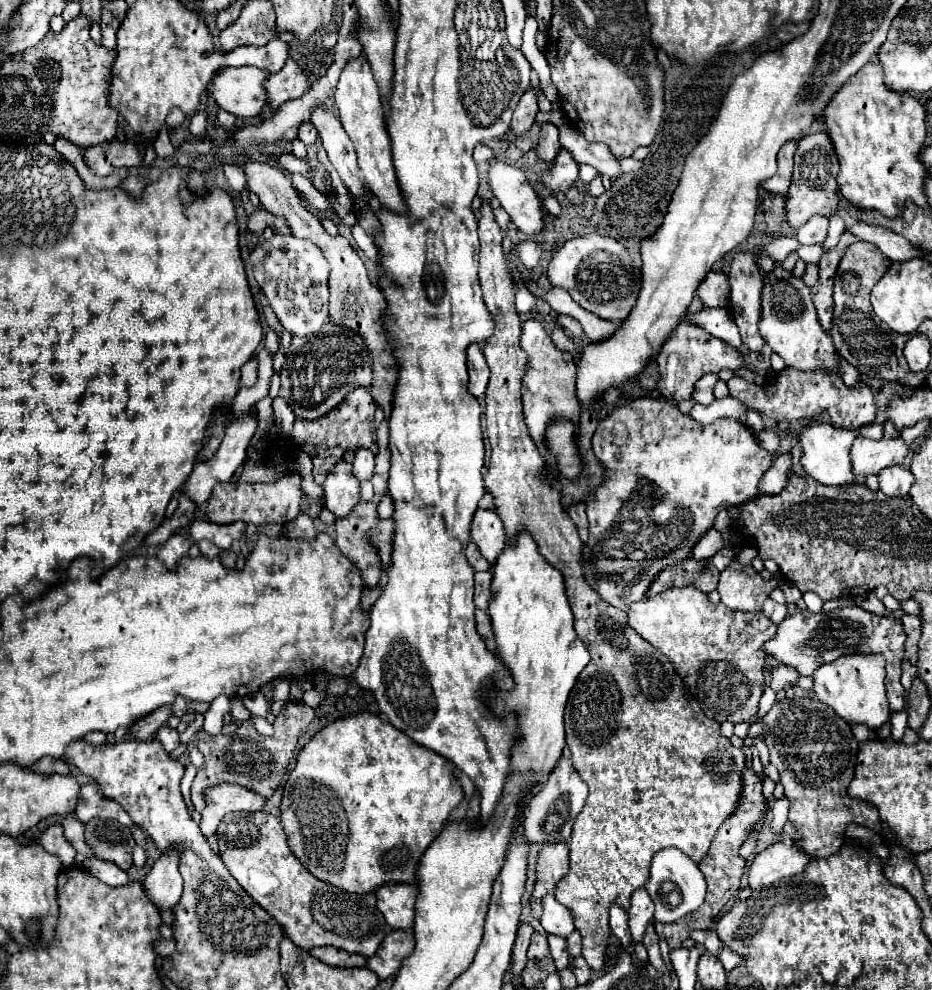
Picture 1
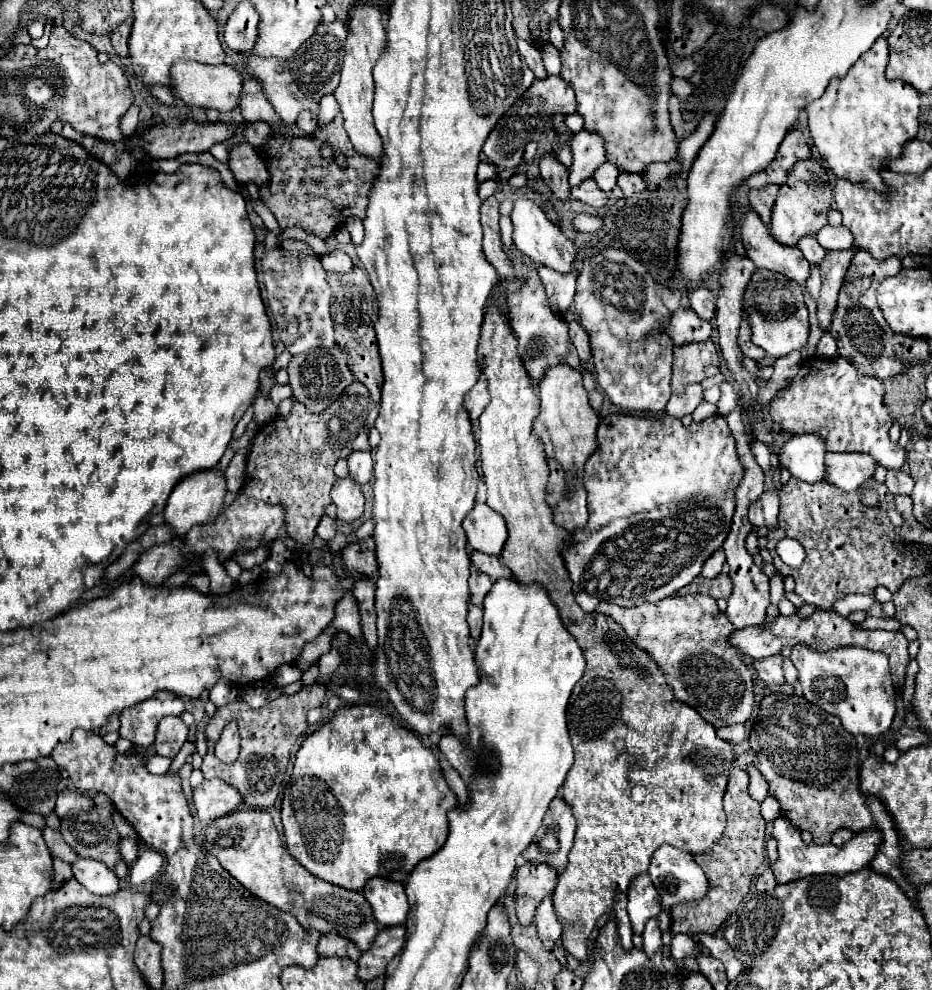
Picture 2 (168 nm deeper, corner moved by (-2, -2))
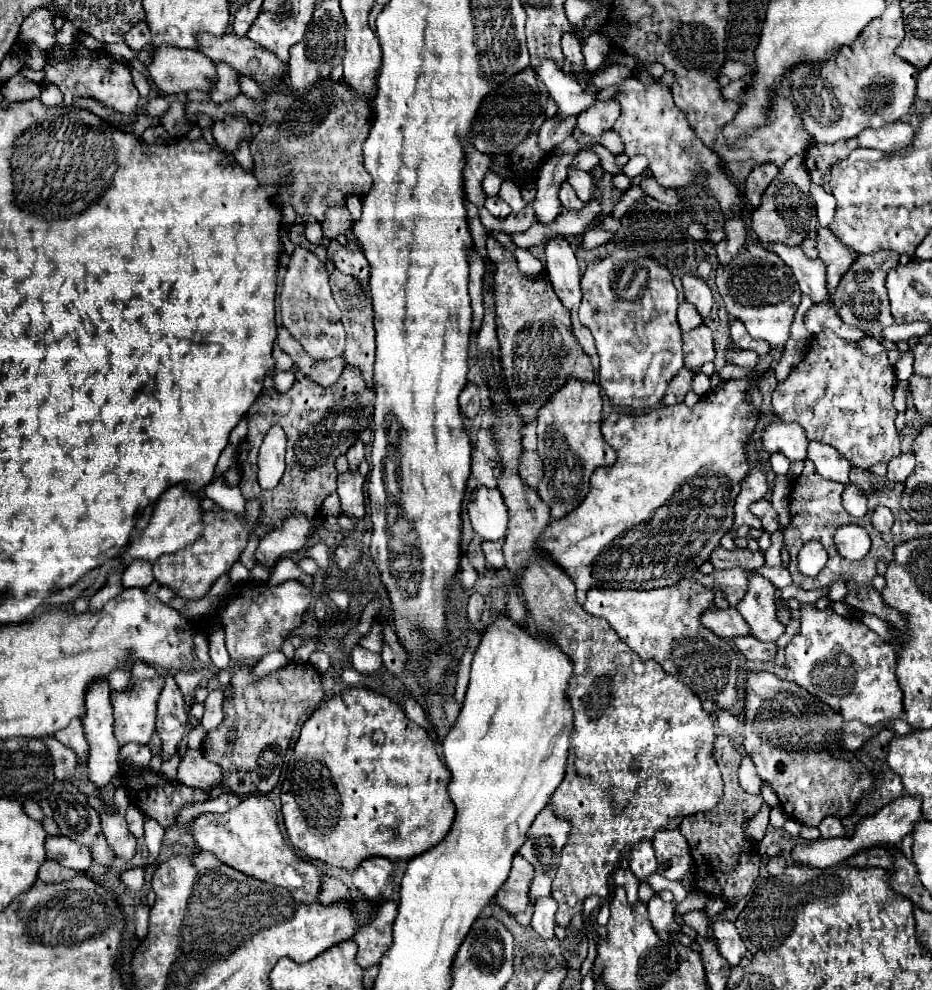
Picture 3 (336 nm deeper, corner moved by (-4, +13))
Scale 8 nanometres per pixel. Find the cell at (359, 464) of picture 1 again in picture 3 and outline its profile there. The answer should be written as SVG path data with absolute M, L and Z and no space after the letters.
M356 440L356 442L354 442L354 446L350 446L350 450L346 452L346 458L348 458L350 472L358 470L358 464L360 464L360 460L364 458L364 442L362 442L362 440Z

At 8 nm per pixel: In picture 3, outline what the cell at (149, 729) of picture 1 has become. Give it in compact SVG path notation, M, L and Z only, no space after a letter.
M148 664L132 666L132 680L124 692L112 692L112 708L114 708L114 736L120 746L128 742L146 744L156 728L156 704L162 690L162 676Z

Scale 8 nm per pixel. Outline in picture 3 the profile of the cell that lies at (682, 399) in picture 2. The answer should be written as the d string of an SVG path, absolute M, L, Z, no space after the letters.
M682 368L682 372L678 372L678 376L674 376L674 380L670 380L670 388L666 390L666 396L662 398L664 406L674 406L684 402L686 392L692 388L692 378L694 374L688 368Z

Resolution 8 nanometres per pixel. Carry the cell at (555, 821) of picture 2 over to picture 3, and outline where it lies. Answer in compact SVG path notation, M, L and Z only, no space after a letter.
M546 806L536 816L536 820L532 822L532 826L526 832L526 842L518 850L518 854L522 854L534 866L534 878L530 884L530 906L534 906L536 898L550 896L550 886L552 886L552 880L554 880L554 874L558 868L558 856L560 856L560 852L568 840L568 834L570 834L570 824L566 824L566 820L556 818L552 812L554 810L550 806Z

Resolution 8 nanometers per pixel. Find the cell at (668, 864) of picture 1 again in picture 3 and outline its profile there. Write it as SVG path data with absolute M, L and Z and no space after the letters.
M678 830L656 832L654 850L658 858L658 874L668 880L682 880L690 870L690 848Z

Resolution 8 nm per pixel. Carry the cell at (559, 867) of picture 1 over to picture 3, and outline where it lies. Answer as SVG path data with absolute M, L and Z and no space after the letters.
M516 854L514 862L512 862L510 876L508 876L508 880L502 884L502 888L496 894L496 902L506 912L516 916L518 912L526 910L532 874L534 874L534 868L520 854Z

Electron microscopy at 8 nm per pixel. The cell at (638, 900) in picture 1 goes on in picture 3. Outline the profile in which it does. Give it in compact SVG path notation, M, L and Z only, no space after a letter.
M640 840L630 854L630 868L640 882L646 882L652 872L656 872L656 856L650 840Z

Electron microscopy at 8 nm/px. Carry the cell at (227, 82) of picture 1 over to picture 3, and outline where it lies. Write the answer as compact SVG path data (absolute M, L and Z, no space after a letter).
M174 46L152 48L152 62L146 66L150 80L166 94L190 90L208 92L214 78L214 62L200 50L184 50Z

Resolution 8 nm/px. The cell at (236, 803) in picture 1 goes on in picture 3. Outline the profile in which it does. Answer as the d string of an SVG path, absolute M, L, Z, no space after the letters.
M186 750L178 766L178 782L194 788L214 788L222 786L222 768L202 756L200 750Z

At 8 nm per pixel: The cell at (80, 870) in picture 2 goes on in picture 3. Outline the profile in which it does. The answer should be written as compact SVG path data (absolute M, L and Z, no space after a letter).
M46 836L46 858L76 872L86 872L94 864L86 846L64 836Z

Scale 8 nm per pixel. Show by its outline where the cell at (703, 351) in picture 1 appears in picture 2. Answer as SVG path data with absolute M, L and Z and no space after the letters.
M700 341L674 347L672 391L682 391L692 383L720 373L720 355L714 341Z

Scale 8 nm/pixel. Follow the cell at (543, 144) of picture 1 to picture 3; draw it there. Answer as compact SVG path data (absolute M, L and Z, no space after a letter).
M564 182L562 188L560 188L560 202L562 202L562 206L566 210L580 210L580 208L584 208L584 202L576 196L574 188L568 182Z

